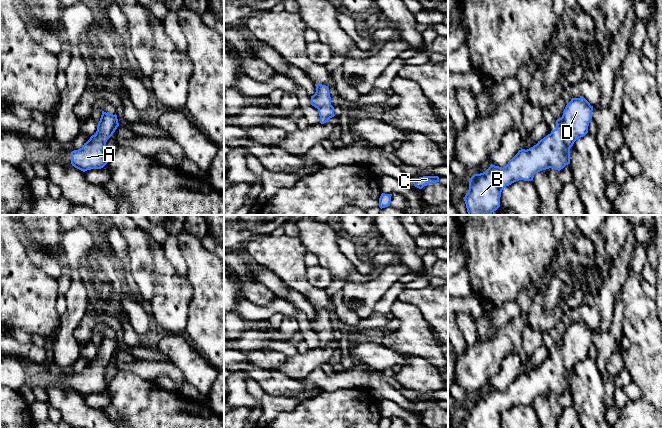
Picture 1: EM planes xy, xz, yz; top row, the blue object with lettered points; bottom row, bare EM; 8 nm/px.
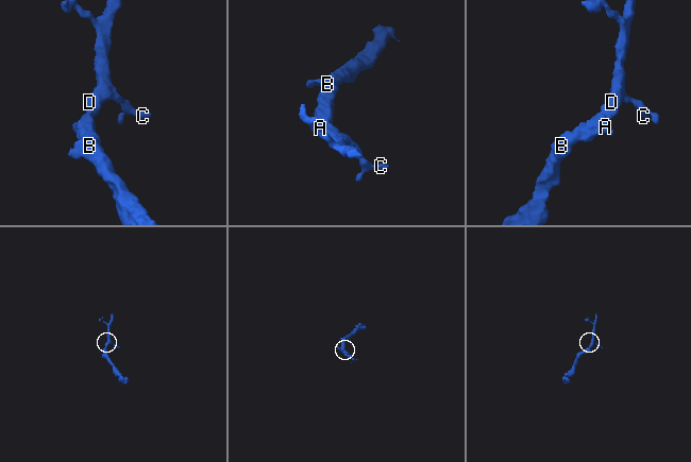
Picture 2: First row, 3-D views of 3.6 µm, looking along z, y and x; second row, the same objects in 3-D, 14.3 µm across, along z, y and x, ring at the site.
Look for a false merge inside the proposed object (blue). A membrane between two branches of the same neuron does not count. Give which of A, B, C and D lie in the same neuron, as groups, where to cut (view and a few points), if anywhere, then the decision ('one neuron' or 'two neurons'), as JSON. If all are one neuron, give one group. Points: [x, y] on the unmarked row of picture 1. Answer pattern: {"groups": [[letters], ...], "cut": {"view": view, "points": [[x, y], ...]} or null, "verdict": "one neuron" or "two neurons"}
{"groups": [["A", "B", "C", "D"]], "cut": null, "verdict": "one neuron"}

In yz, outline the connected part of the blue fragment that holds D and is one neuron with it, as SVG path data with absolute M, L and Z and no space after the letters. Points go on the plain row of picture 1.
M583 320L572 322L562 341L556 344L556 352L536 369L527 374L519 374L503 392L491 388L485 396L474 398L469 403L469 414L463 422L465 428L500 428L501 416L506 410L519 404L532 405L534 399L542 394L553 392L560 395L570 388L570 372L577 363L588 357L592 335L593 330Z

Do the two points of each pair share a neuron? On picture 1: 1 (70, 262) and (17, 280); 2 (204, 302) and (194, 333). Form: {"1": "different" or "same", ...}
{"1": "different", "2": "same"}

